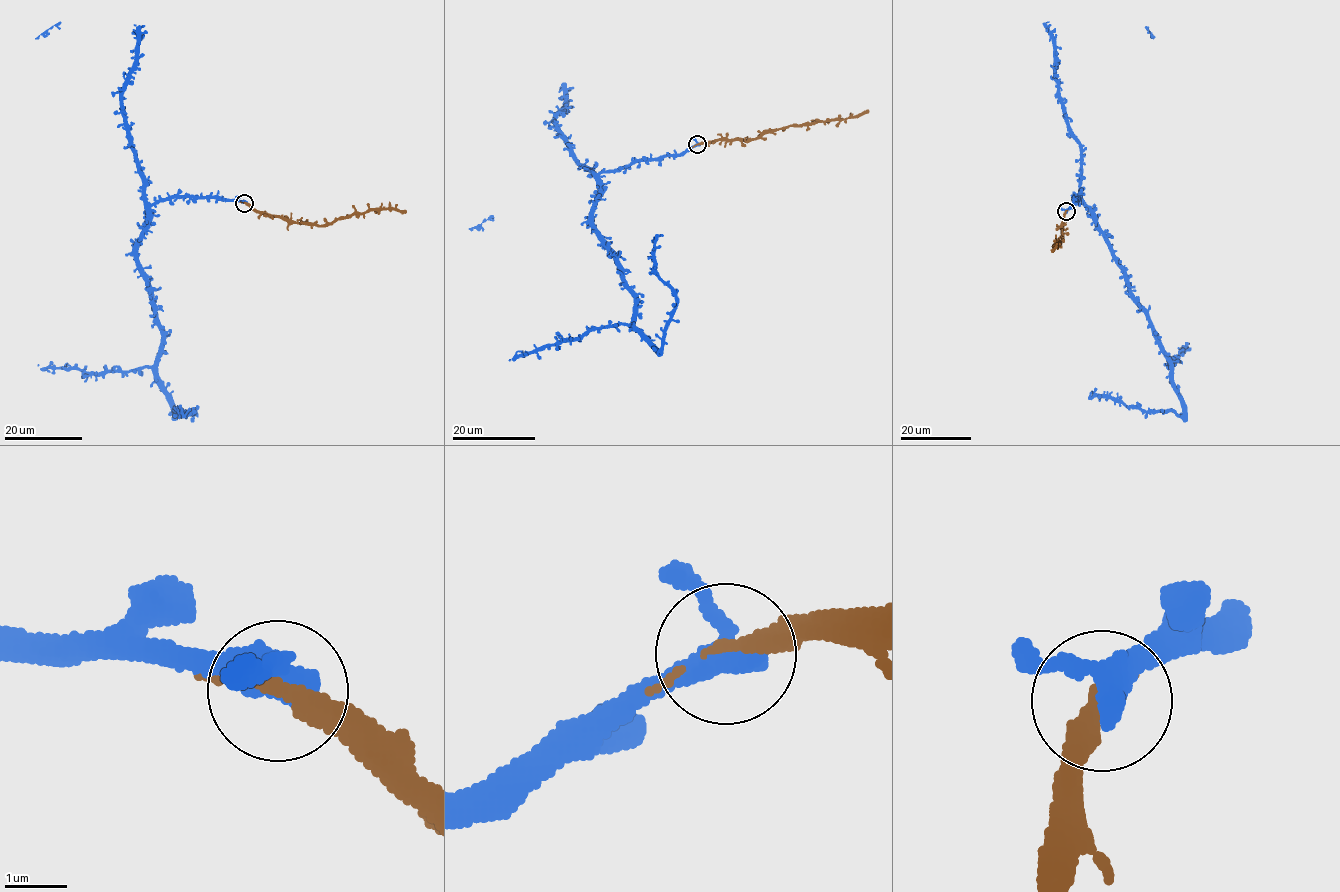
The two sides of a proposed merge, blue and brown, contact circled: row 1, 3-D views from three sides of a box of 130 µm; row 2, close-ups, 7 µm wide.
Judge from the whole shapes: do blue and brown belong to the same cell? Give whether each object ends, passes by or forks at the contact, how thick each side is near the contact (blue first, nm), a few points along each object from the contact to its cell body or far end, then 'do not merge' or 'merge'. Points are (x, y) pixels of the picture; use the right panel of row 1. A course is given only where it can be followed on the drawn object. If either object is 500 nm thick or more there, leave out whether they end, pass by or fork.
blue passes by; brown passes by; calibres 440 and 240 nm; course blue (1065, 211), (1080, 193), (1171, 367), (1183, 414), (1141, 411), (1090, 396), (1091, 392); course brown (1065, 211), (1062, 240), (1055, 247), (1055, 243), (1057, 247), (1051, 251); merge

